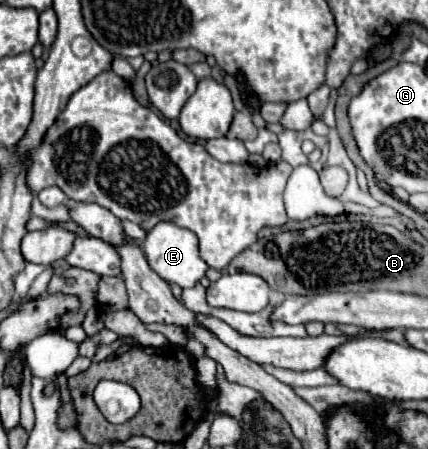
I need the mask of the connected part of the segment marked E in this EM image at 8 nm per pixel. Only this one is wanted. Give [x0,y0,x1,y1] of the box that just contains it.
[143,222,207,290]

